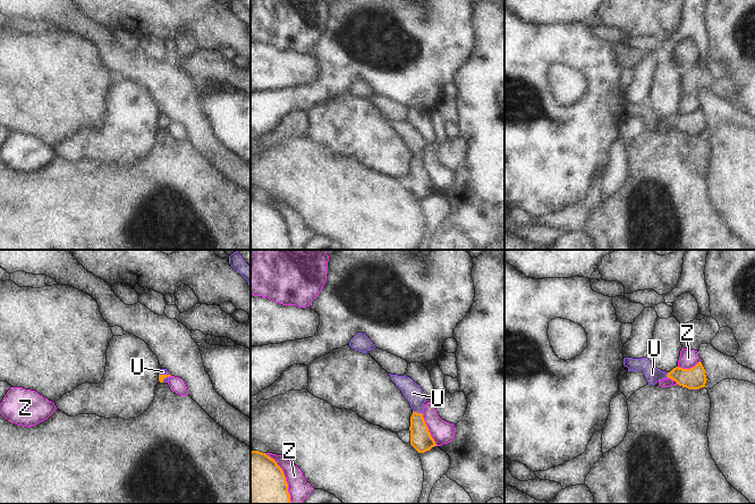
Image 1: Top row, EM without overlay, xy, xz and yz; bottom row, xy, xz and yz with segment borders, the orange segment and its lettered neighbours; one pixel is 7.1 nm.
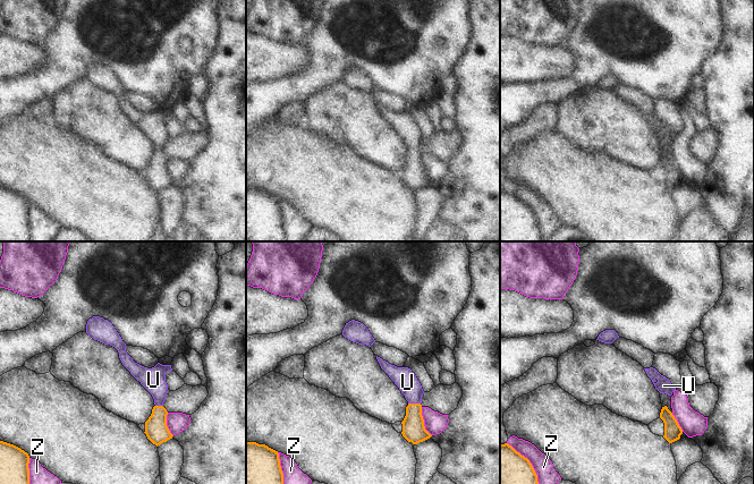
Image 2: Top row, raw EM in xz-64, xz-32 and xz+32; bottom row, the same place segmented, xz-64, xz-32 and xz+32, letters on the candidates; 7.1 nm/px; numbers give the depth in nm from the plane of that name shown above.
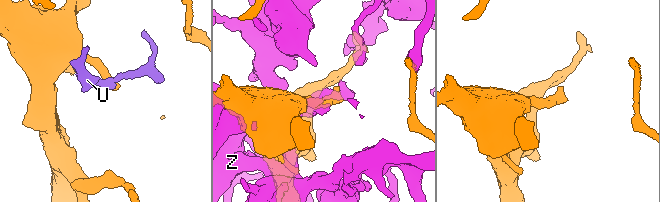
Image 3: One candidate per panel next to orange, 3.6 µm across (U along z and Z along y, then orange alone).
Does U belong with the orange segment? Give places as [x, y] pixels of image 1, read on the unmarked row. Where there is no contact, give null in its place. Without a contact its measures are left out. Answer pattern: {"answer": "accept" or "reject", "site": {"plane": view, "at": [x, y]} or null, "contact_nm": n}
{"answer": "accept", "site": {"plane": "xz", "at": [416, 158]}, "contact_nm": 70}

